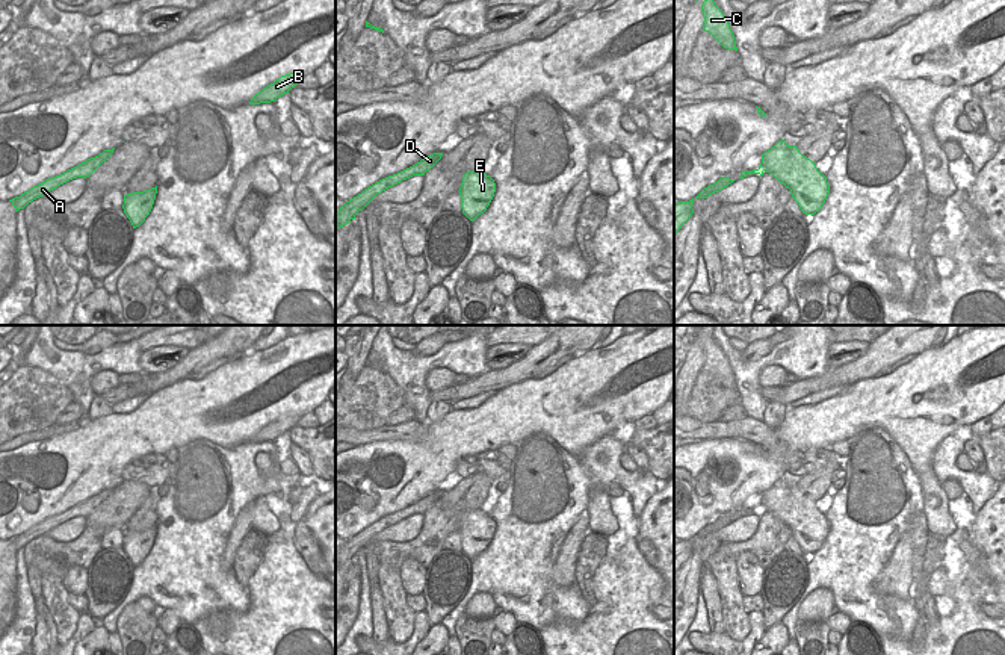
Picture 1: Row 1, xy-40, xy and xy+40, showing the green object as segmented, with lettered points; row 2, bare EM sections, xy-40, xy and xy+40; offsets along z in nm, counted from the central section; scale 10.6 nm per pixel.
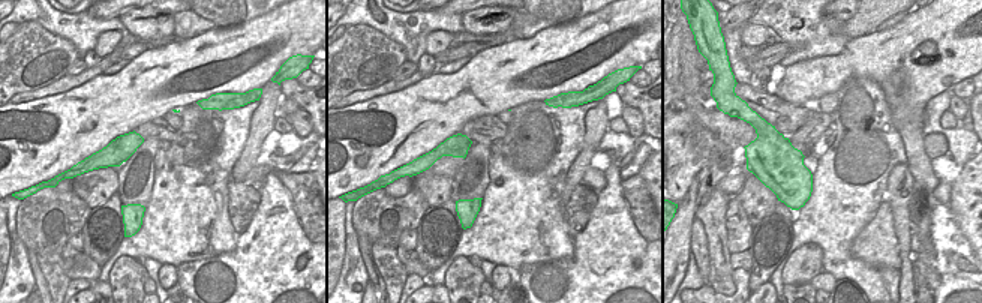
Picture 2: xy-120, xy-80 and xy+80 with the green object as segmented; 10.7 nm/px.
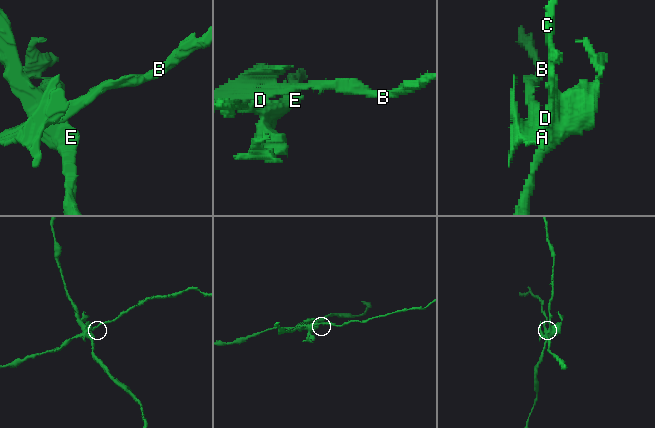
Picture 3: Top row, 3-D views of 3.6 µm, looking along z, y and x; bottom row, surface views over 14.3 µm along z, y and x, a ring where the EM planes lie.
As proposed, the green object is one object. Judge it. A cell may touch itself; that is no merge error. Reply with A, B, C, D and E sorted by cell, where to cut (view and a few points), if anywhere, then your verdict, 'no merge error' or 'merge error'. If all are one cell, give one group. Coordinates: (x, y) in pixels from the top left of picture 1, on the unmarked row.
groups A B D / C E; cut xy+40 (760, 502), (763, 509); merge error

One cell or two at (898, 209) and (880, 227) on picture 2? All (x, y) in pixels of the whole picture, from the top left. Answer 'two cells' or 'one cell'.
two cells

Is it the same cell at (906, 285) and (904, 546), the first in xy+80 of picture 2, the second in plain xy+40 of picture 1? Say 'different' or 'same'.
different

